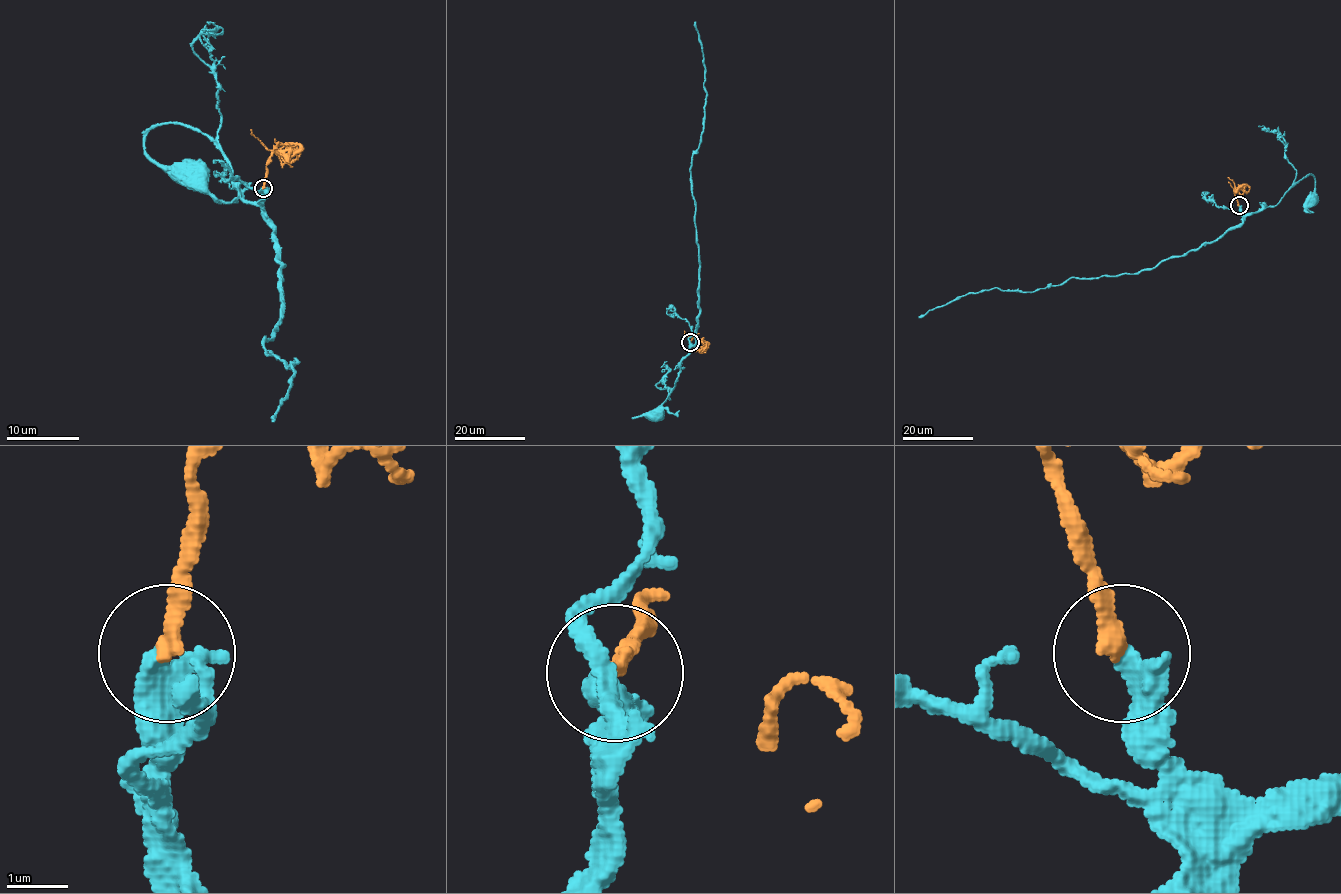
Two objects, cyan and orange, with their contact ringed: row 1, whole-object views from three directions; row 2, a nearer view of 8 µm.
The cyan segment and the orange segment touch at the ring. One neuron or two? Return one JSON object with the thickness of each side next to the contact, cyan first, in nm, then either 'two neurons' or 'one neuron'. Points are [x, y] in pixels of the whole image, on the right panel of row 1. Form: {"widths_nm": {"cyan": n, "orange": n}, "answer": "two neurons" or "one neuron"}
{"widths_nm": {"cyan": 440, "orange": 260}, "answer": "one neuron"}

